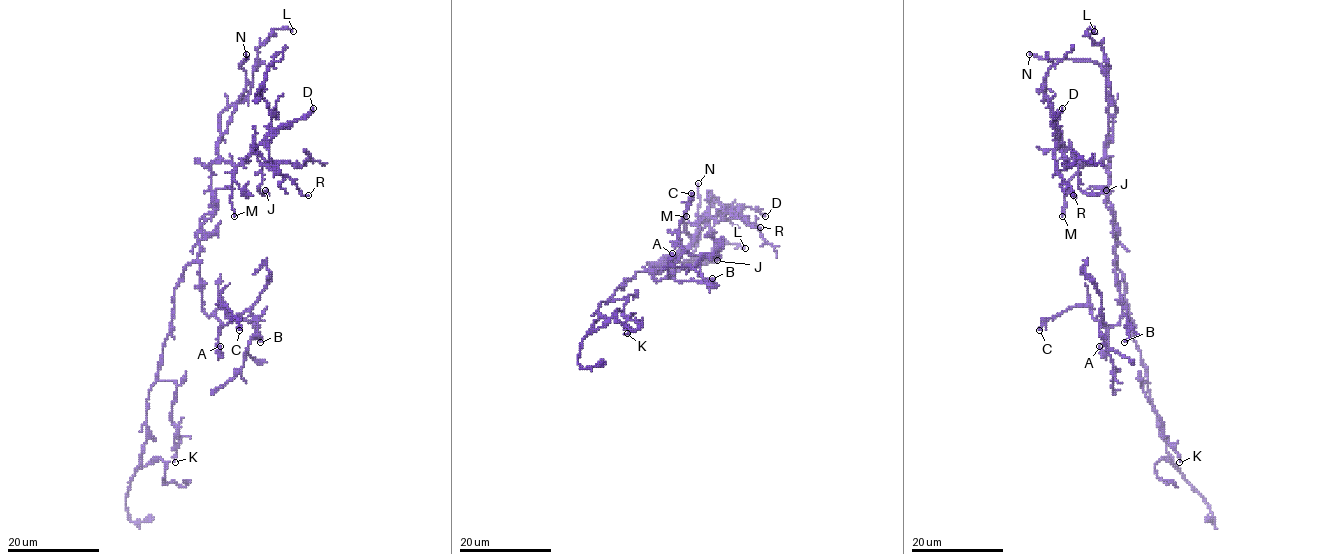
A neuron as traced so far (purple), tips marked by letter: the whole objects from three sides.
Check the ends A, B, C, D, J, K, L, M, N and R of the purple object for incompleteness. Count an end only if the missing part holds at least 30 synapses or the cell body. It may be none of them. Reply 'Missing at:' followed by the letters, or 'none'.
Missing at: M, N

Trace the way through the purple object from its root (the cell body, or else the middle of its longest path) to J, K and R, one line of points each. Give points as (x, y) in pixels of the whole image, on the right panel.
J: (1121, 271), (1109, 172), (1103, 161), (1088, 165), (1072, 151), (1079, 187), (1087, 194), (1106, 190)
K: (1121, 271), (1130, 320), (1134, 324), (1133, 339), (1148, 379), (1142, 389), (1179, 462)
R: (1121, 271), (1109, 172), (1103, 161), (1088, 165), (1060, 144), (1056, 171), (1073, 195)

